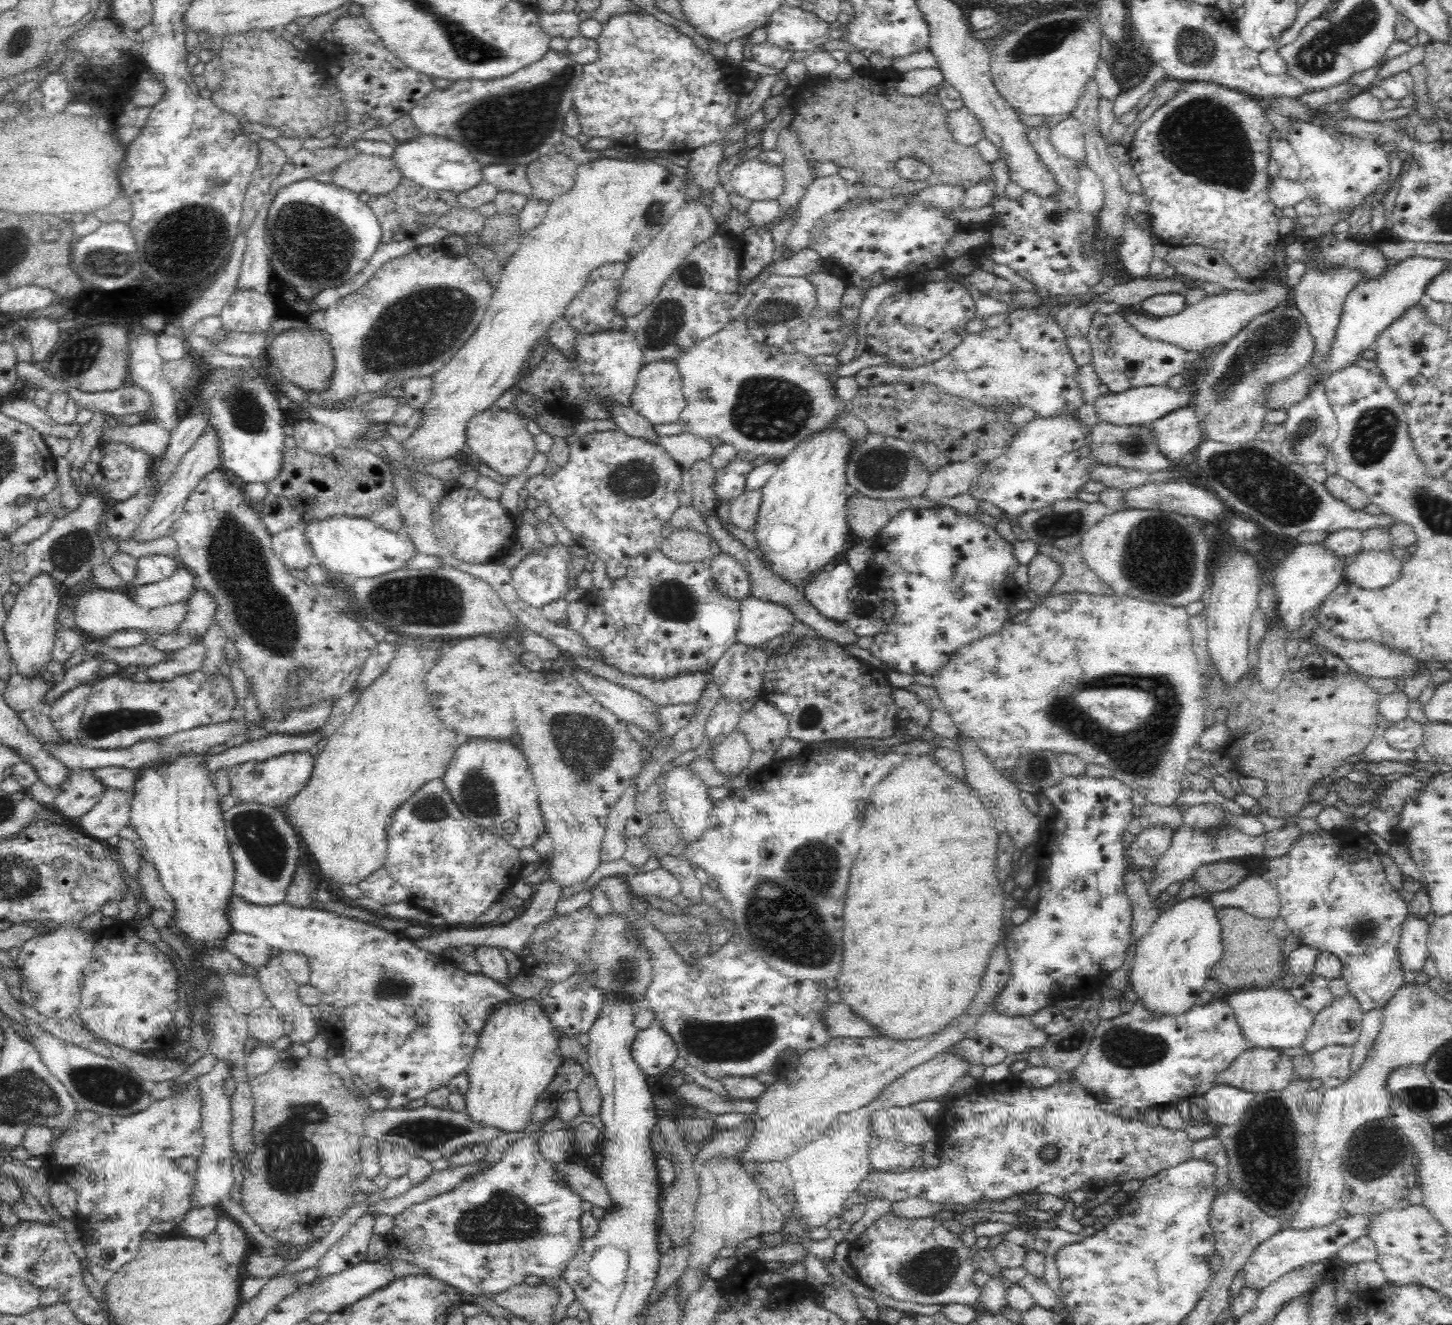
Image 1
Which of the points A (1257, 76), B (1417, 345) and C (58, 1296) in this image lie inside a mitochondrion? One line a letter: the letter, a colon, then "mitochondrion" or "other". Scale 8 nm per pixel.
A: other
B: mitochondrion
C: other

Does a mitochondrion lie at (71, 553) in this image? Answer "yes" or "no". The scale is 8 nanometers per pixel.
yes

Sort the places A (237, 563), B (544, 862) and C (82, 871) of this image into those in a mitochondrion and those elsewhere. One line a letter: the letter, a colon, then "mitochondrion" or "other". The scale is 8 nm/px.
A: mitochondrion
B: other
C: other

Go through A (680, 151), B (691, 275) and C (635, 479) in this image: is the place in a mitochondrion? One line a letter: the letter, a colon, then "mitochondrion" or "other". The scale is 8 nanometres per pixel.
A: other
B: mitochondrion
C: mitochondrion

